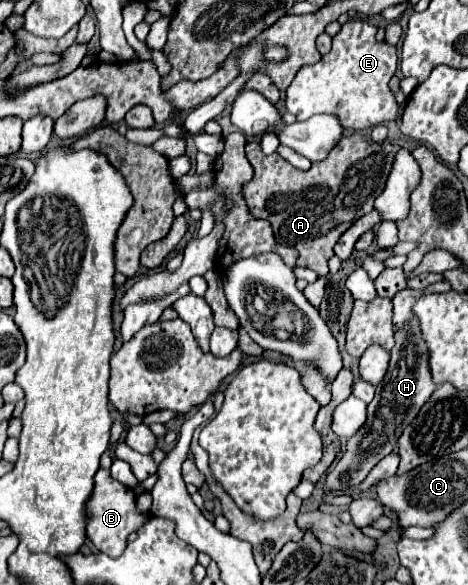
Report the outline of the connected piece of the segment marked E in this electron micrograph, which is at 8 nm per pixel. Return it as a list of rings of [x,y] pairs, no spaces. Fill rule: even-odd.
[[[346,22],[334,36],[332,50],[322,56],[320,62],[304,66],[288,86],[288,112],[292,112],[300,122],[317,114],[331,114],[340,120],[342,128],[348,130],[366,130],[396,120],[400,110],[388,86],[398,68],[396,46],[378,42],[376,32],[378,28],[368,22]]]

